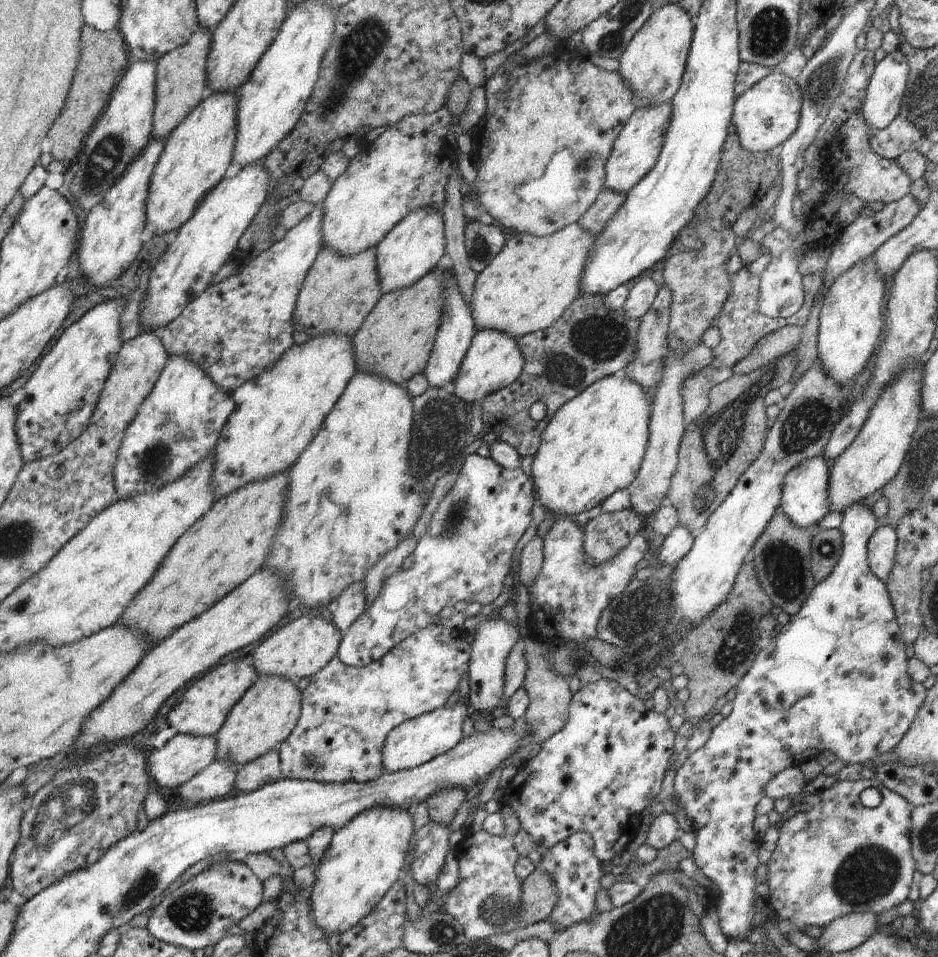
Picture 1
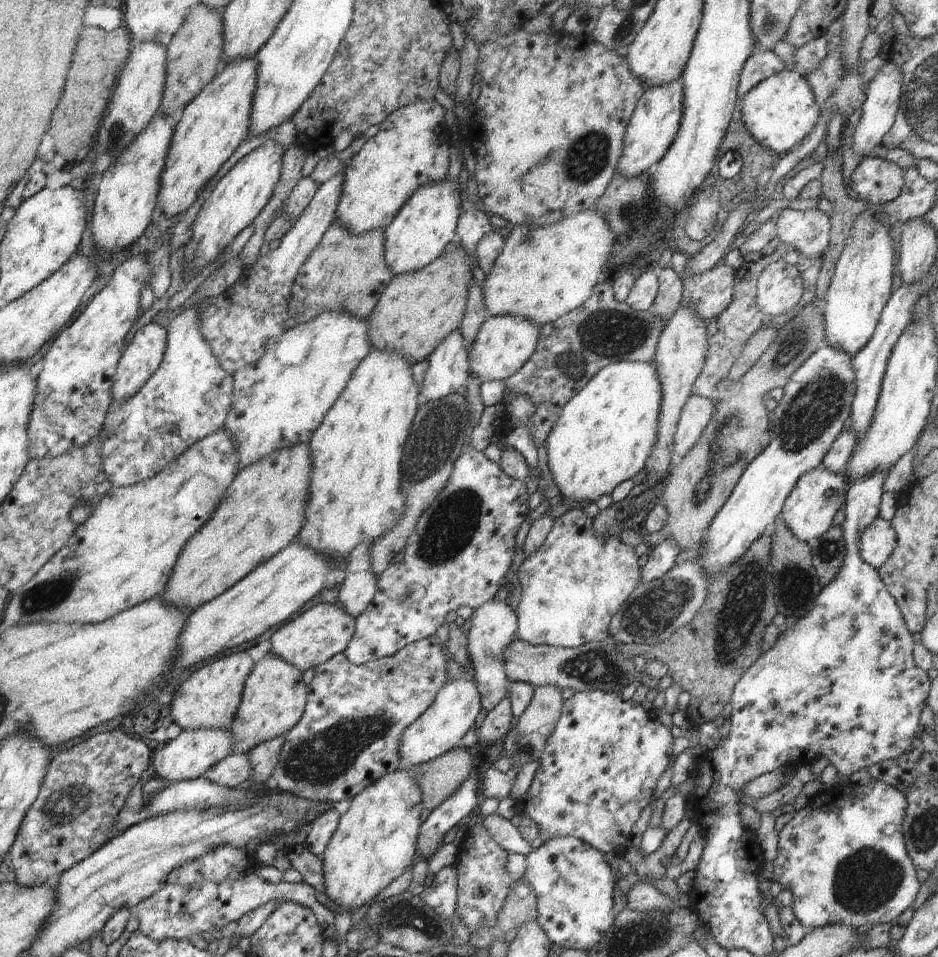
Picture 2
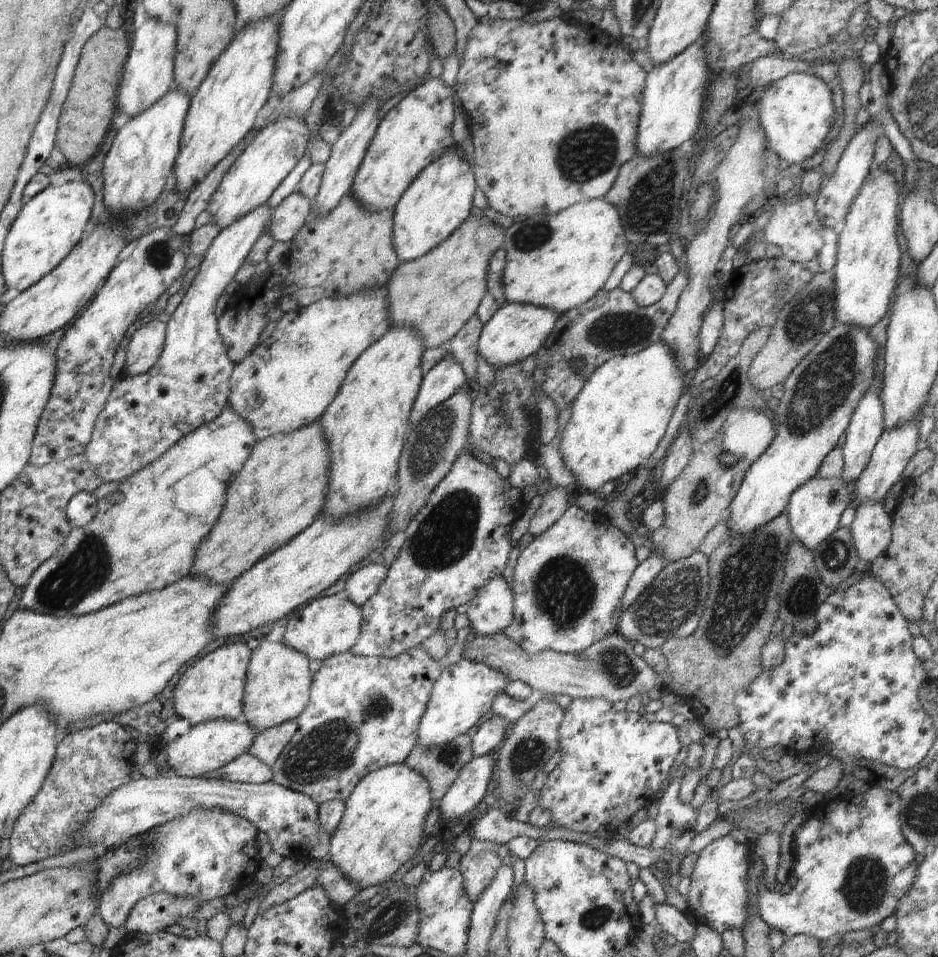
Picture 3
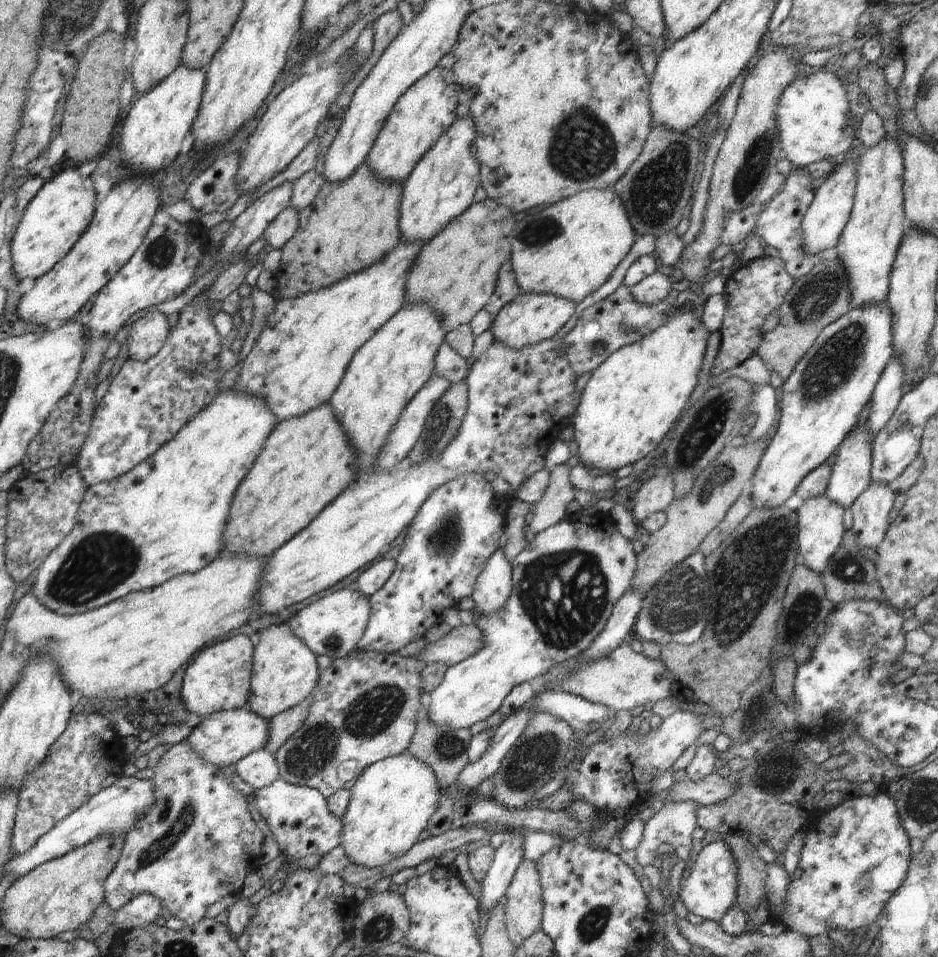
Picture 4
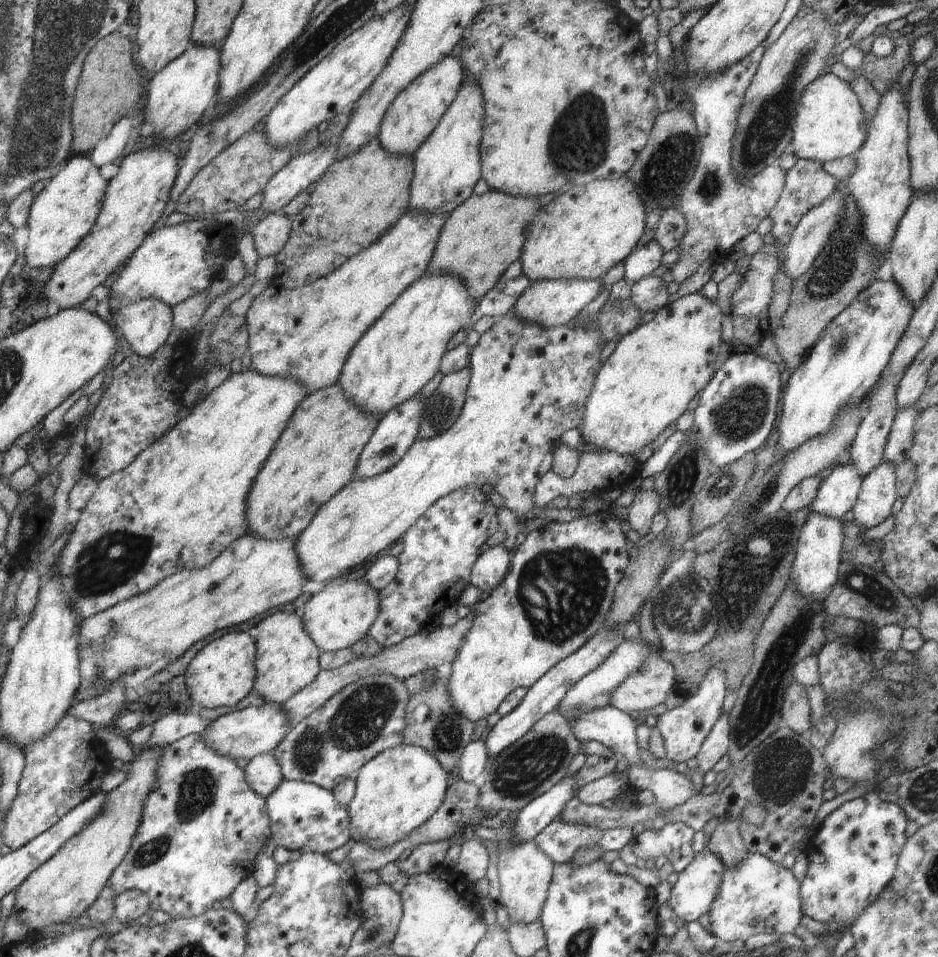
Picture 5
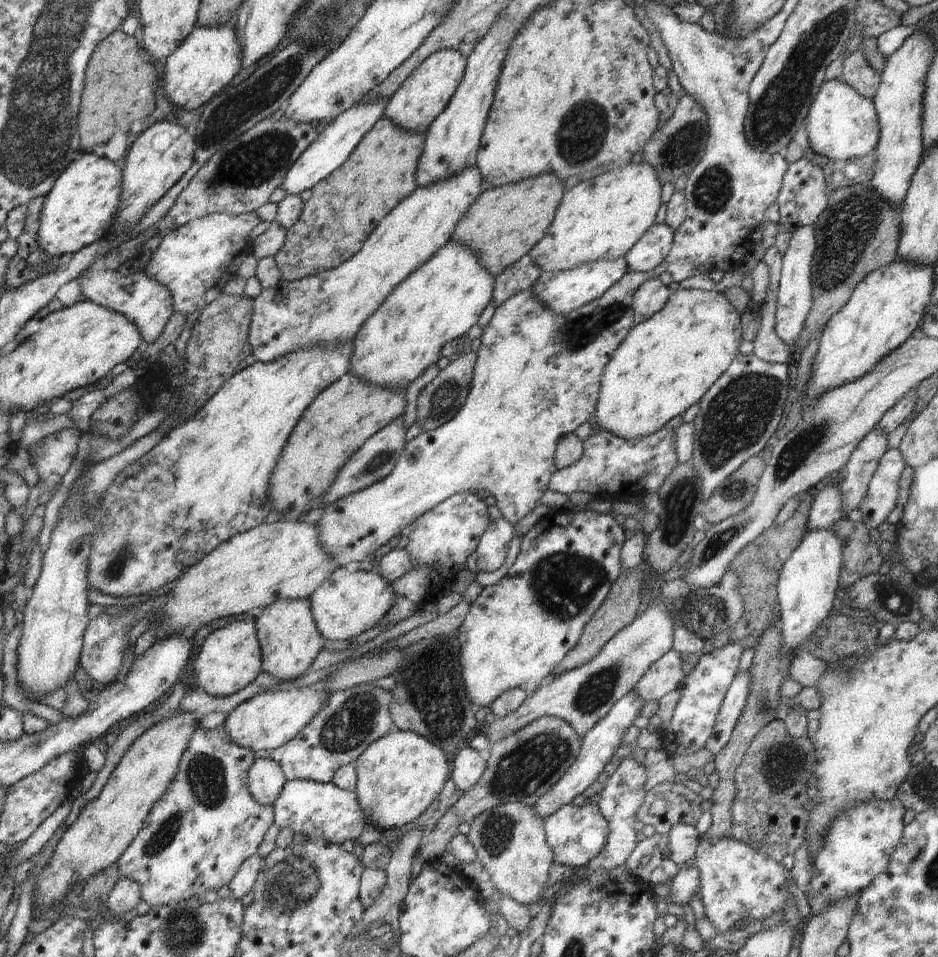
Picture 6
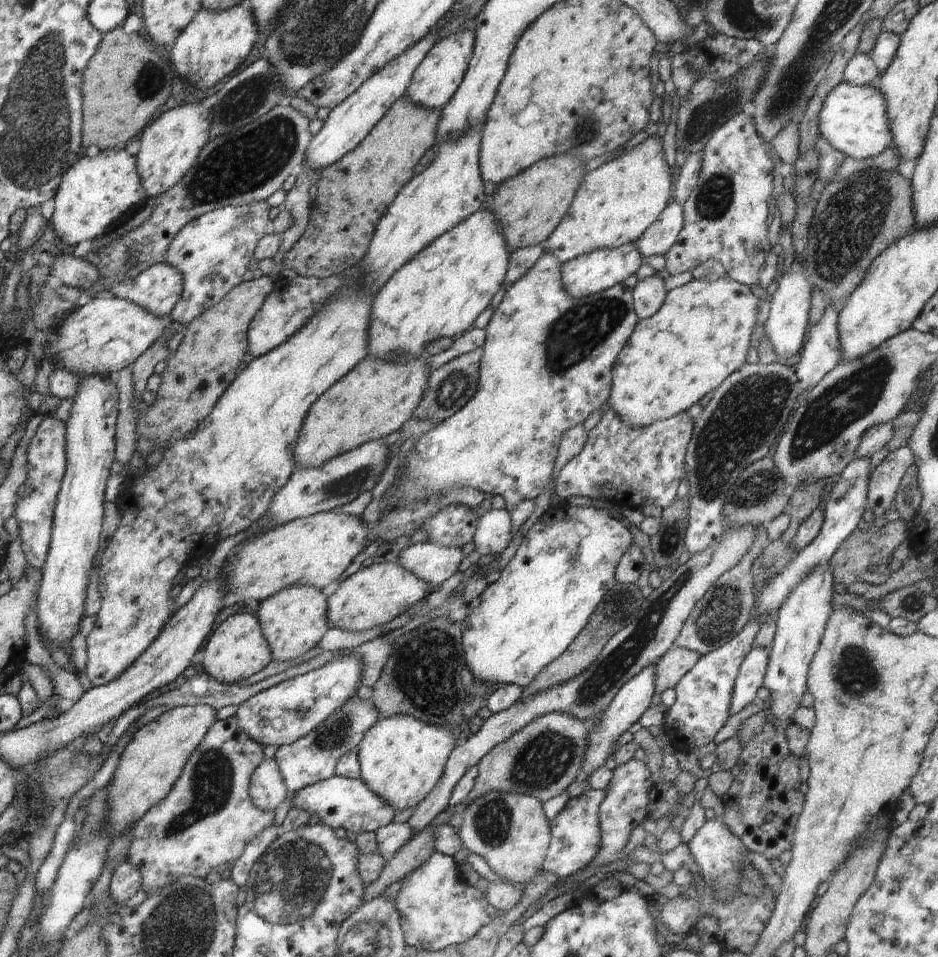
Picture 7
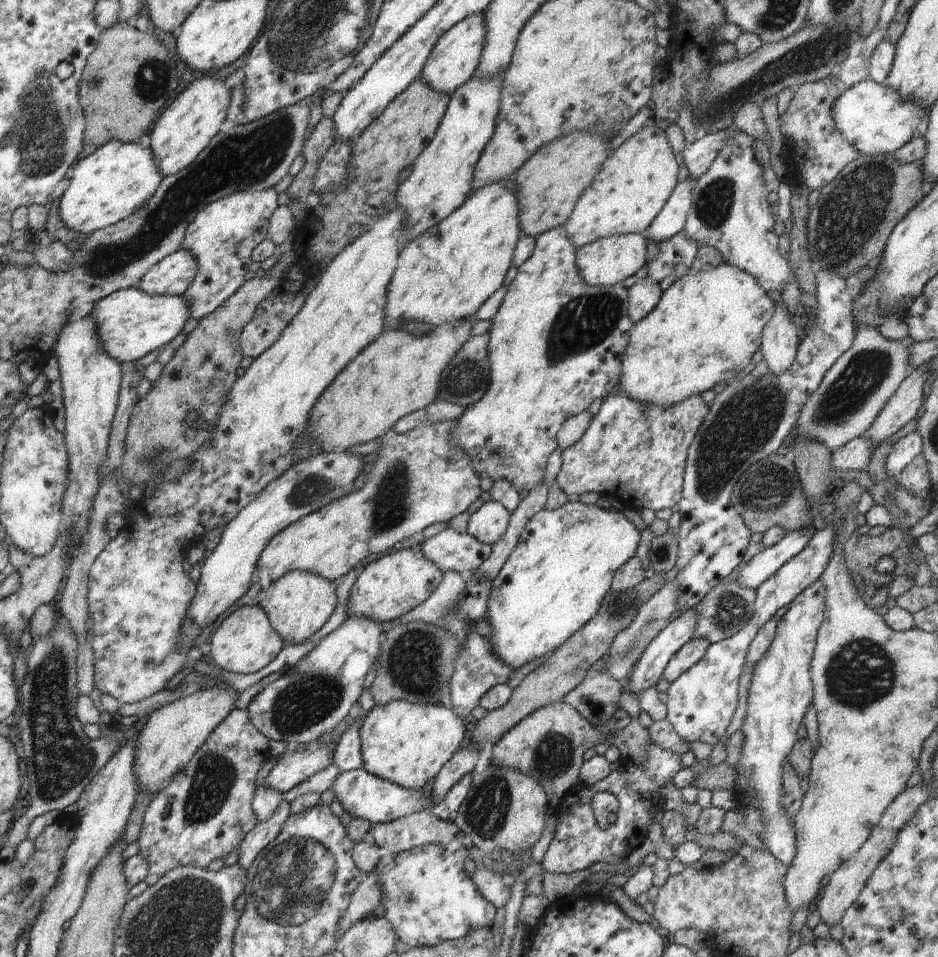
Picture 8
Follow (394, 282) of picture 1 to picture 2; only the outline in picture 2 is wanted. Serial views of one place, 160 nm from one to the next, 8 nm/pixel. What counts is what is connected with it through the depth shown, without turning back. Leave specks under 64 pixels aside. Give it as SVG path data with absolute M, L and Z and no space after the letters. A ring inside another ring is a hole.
M446 179L419 188L385 228L384 260L393 276L413 273L438 260L448 243L457 240L463 185Z

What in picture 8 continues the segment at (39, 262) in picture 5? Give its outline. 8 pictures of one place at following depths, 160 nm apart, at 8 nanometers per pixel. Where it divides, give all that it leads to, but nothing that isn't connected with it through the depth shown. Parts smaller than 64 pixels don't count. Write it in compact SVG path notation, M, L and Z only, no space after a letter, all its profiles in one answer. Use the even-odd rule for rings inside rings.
M111 140L72 167L68 188L59 199L60 218L71 231L85 235L99 231L140 210L154 196L162 179L149 148Z

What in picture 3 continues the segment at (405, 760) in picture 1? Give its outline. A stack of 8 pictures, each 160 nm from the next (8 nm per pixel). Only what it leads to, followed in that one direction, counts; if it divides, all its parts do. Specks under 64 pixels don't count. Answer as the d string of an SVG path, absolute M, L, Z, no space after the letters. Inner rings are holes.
M460 659L446 667L432 687L430 700L416 731L417 744L424 748L435 747L466 734L488 712L496 695L504 693L509 682L505 674L468 659Z

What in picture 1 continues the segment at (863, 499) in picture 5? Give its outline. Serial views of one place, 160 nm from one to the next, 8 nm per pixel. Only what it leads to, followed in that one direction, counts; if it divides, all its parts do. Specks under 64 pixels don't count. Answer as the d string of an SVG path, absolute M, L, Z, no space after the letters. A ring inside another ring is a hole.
M879 525L867 544L870 570L884 583L895 563L897 532L894 527Z

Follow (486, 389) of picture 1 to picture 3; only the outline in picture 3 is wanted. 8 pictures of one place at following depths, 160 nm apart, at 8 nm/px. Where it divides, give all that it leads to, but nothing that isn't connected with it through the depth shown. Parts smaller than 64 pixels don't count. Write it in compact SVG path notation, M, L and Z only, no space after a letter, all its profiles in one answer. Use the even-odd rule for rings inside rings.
M518 303L504 304L483 324L477 354L495 370L519 363L532 356L534 352L538 352L548 335L555 335L559 321L560 315L550 309Z

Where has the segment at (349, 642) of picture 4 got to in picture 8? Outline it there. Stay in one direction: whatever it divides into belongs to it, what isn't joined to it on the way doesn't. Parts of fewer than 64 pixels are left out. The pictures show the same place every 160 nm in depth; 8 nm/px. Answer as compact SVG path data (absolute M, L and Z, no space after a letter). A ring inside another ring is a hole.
M417 548L403 549L388 554L364 567L349 592L346 614L366 617L377 623L395 621L422 604L438 588L442 572Z

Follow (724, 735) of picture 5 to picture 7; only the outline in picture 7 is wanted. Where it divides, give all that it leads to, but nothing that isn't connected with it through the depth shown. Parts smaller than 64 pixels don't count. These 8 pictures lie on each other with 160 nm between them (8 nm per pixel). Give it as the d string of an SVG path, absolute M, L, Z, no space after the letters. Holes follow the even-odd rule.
M753 648L744 657L733 686L730 716L742 712L748 704L757 701L756 692L763 685L768 659L769 653L766 648Z

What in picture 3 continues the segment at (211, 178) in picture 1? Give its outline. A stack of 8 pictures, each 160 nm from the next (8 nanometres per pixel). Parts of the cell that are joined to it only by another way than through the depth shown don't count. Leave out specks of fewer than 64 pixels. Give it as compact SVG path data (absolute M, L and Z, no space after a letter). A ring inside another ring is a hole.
M279 16L257 21L256 23L247 24L242 30L236 30L233 41L226 47L226 50L216 59L216 62L210 67L209 73L198 87L198 90L191 96L189 109L185 116L184 128L182 131L180 150L174 163L174 178L176 179L175 190L181 195L190 194L194 188L206 178L206 175L222 160L228 156L228 153L236 144L238 144L246 134L248 134L254 126L258 111L266 104L268 97L271 96L272 77L275 67L275 58L277 55L277 40L279 39Z

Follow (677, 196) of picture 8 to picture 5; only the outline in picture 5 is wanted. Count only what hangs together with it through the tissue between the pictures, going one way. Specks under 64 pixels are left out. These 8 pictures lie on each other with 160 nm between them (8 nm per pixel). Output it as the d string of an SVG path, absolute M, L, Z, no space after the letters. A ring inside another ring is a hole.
M654 240L633 251L624 260L624 278L636 283L642 278L651 276L661 265L663 254L664 250Z

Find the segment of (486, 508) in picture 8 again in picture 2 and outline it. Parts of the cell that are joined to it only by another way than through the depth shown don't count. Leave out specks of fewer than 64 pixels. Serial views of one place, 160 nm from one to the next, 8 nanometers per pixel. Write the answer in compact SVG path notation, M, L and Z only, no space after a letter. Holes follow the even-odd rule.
M488 601L479 606L470 617L467 626L468 654L477 692L484 710L491 711L498 701L508 695L510 682L505 671L504 651L517 636L517 616L506 602Z

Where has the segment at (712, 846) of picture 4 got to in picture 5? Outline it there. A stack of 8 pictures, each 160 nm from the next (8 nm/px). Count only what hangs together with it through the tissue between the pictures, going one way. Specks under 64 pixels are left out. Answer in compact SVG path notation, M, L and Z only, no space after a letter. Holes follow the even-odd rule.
M706 849L698 853L672 886L668 904L676 916L690 923L707 915L718 896L722 874L724 864L716 854Z

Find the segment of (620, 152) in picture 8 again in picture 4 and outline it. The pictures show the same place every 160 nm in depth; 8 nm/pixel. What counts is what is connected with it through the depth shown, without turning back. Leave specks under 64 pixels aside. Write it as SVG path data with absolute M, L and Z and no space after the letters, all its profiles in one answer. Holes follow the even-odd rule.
M588 189L554 203L539 213L528 213L525 218L516 222L509 238L509 261L522 292L548 293L571 300L577 305L611 278L618 264L630 252L635 239L635 230L630 224L623 200L614 190Z

